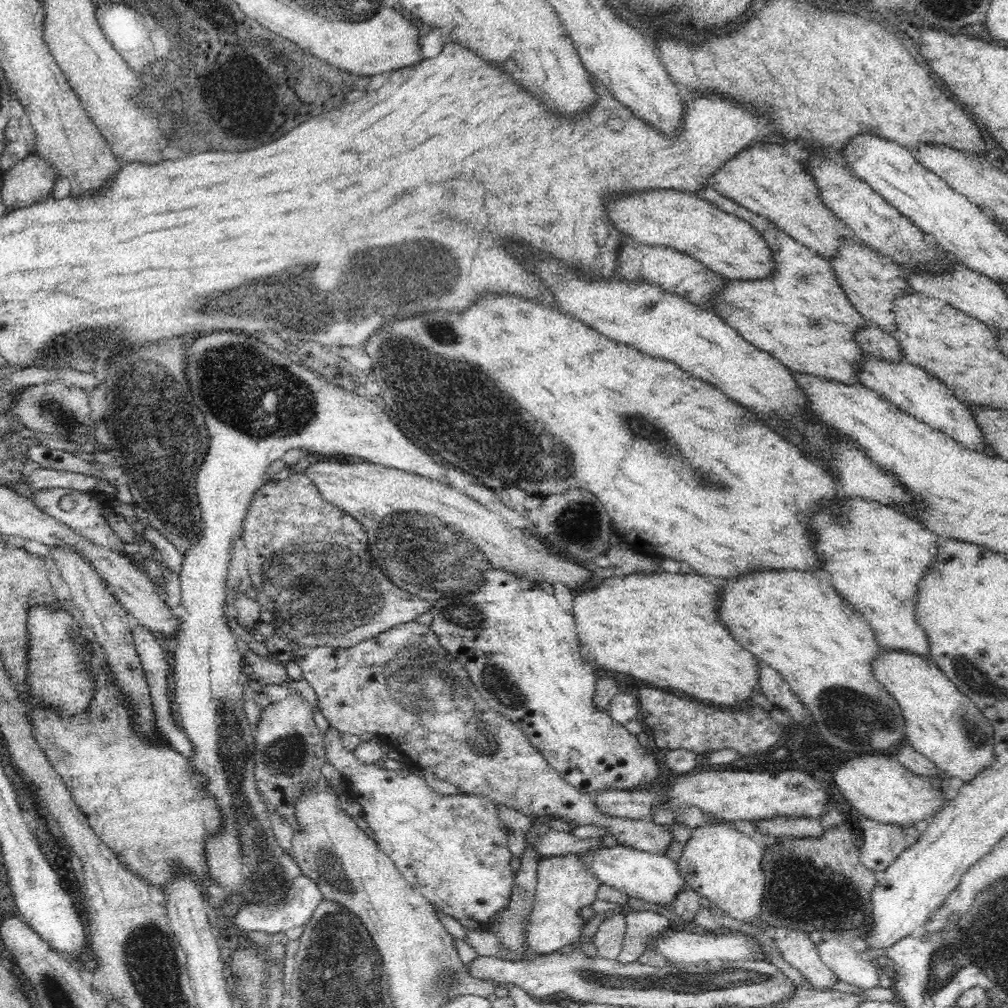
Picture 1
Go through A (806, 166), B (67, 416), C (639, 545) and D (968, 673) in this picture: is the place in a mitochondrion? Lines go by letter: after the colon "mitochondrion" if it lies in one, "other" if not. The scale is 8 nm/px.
A: other
B: mitochondrion
C: other
D: mitochondrion

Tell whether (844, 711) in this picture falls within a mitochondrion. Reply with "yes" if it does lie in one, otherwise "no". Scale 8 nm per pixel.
yes

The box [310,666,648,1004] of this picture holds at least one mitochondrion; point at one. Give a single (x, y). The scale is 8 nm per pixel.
(442, 975)

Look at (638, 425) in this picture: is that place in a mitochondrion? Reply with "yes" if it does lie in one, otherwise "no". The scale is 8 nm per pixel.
yes

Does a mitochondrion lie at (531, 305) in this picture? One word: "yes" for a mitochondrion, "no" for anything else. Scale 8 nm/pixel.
no

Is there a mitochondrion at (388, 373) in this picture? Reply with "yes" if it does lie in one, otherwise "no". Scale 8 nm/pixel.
yes

